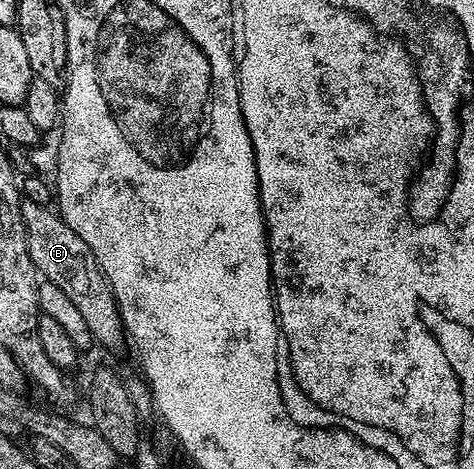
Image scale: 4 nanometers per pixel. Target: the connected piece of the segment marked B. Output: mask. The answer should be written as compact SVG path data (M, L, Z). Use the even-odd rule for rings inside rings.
M25 200L20 203L22 208L22 223L25 224L26 247L36 268L36 273L61 289L68 297L80 315L84 317L89 327L92 339L99 345L113 348L125 340L125 327L120 320L120 312L116 306L111 286L99 270L99 265L89 246L81 236L67 224L60 215L50 207L33 204Z

